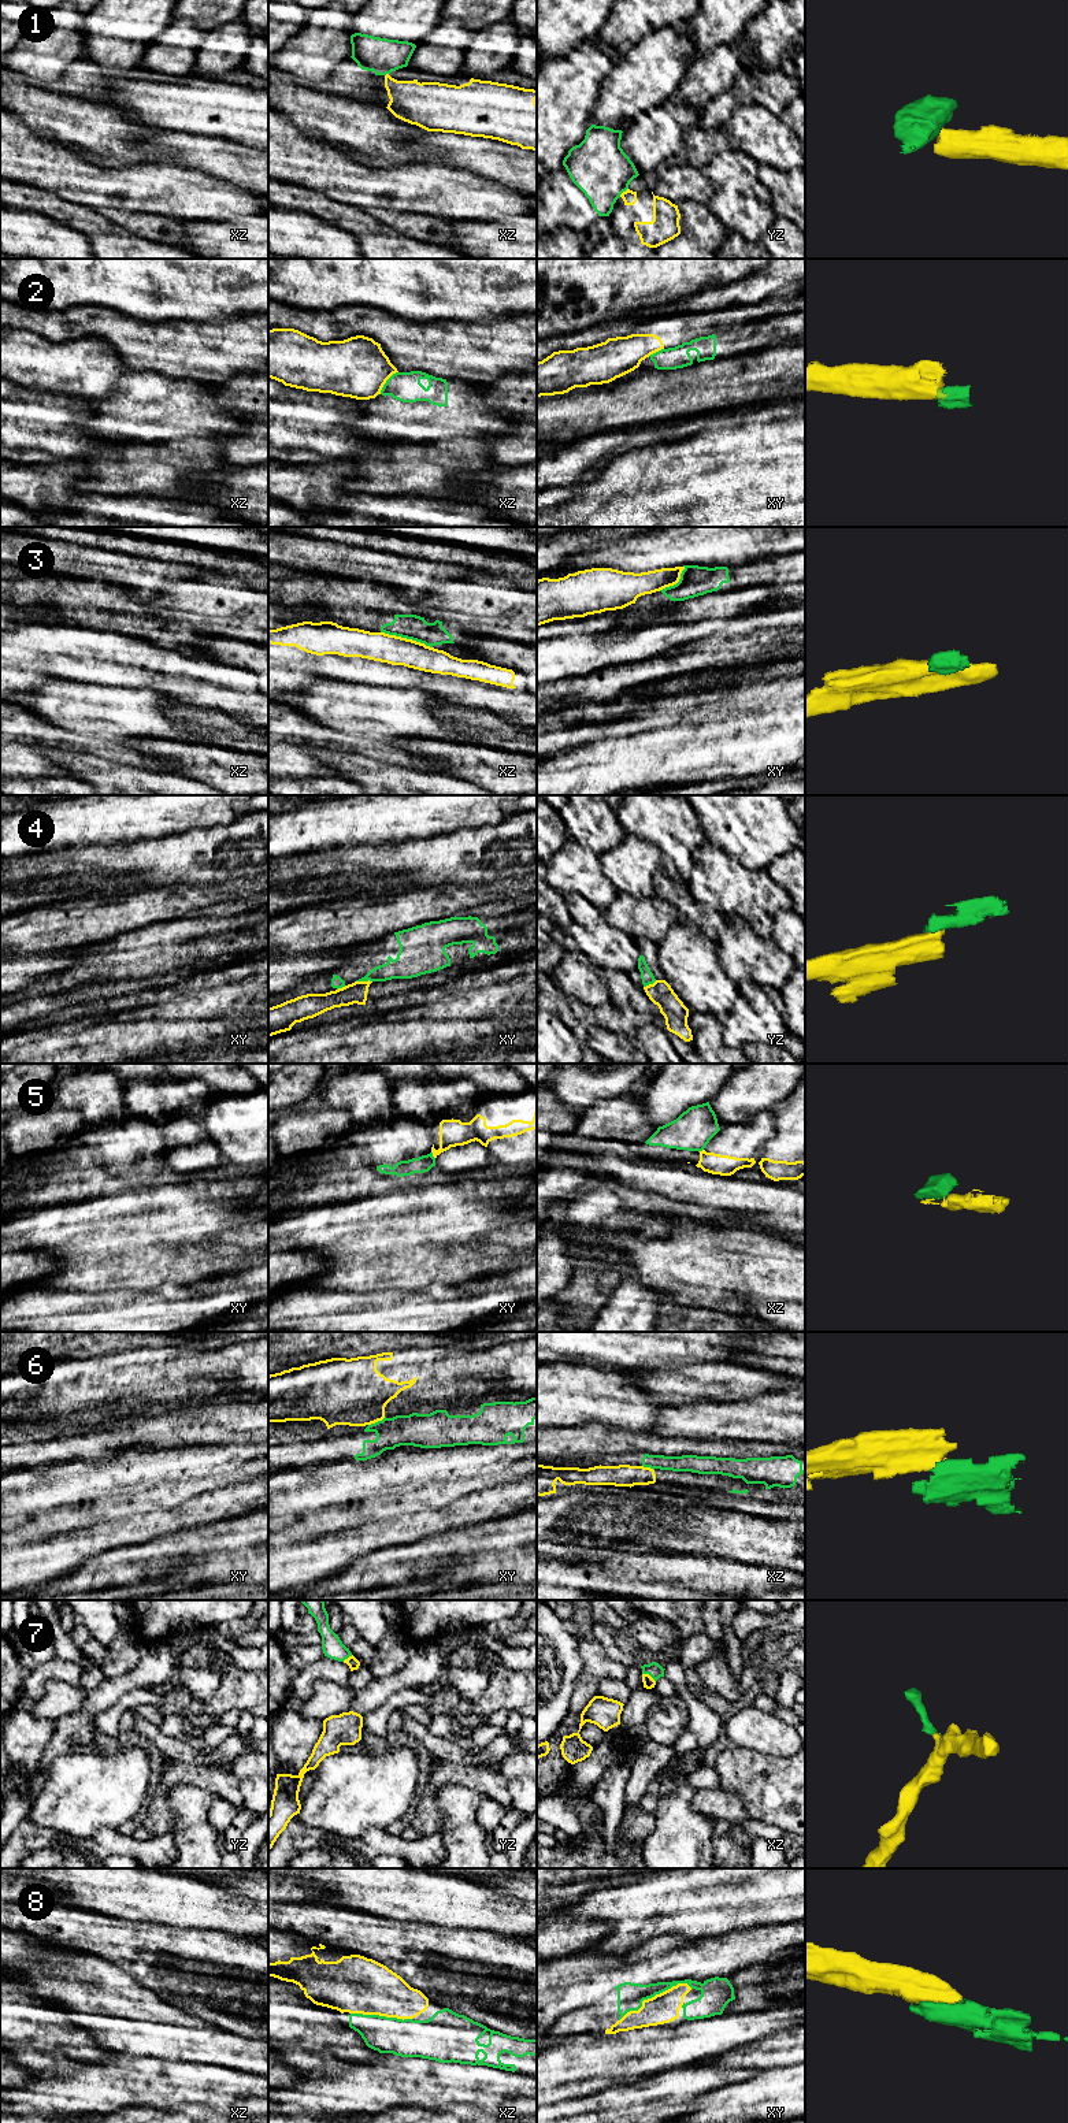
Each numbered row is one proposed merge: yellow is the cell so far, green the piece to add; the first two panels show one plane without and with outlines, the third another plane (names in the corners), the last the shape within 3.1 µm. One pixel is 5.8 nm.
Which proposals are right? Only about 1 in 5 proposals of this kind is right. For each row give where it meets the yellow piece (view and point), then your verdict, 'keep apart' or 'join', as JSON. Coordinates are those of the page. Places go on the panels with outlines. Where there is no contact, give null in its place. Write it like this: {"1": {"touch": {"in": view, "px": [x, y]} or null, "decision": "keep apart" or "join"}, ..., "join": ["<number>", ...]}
{"1": {"touch": {"in": "yz", "px": [623, 192]}, "decision": "keep apart"}, "2": {"touch": {"in": "xz", "px": [385, 382]}, "decision": "keep apart"}, "3": {"touch": {"in": "xz", "px": [405, 638]}, "decision": "keep apart"}, "4": {"touch": {"in": "xy", "px": [363, 982]}, "decision": "keep apart"}, "5": {"touch": {"in": "xy", "px": [433, 1155]}, "decision": "keep apart"}, "6": {"touch": {"in": "xy", "px": [377, 1421]}, "decision": "keep apart"}, "7": {"touch": {"in": "xz", "px": [649, 1676]}, "decision": "join"}, "8": {"touch": {"in": "xy", "px": [655, 1996]}, "decision": "join"}, "join": ["7", "8"]}

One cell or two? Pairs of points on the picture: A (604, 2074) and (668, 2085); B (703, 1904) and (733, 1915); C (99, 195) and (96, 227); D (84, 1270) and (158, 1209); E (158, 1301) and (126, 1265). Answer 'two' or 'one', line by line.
A: two
B: one
C: two
D: one
E: two

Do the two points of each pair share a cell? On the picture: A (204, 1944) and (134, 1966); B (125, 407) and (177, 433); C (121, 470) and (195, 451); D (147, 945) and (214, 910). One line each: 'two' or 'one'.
A: one
B: one
C: one
D: one

